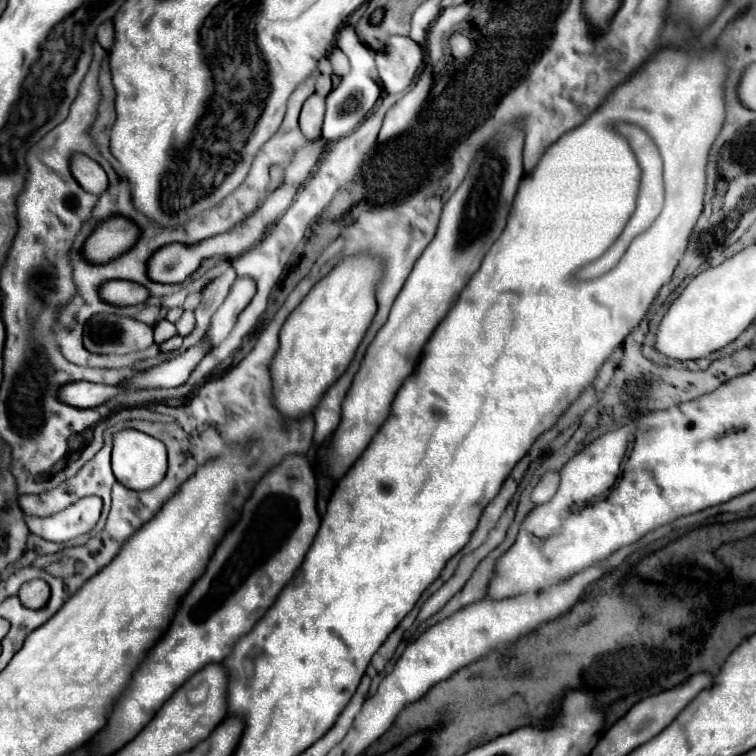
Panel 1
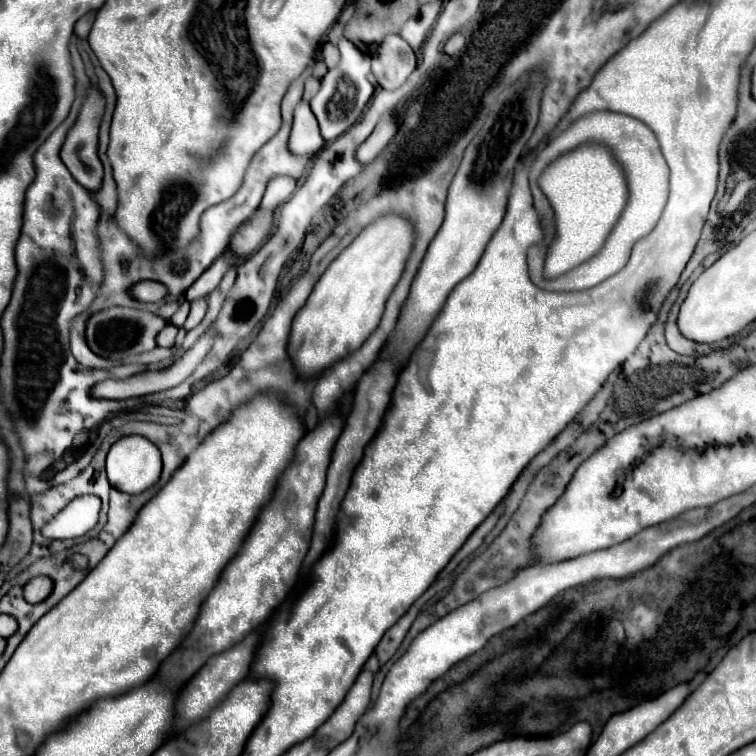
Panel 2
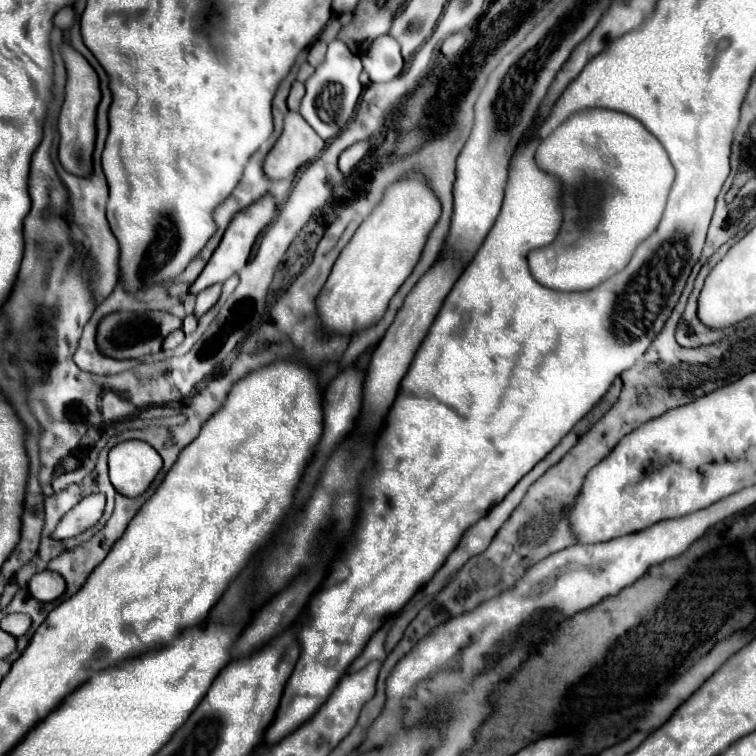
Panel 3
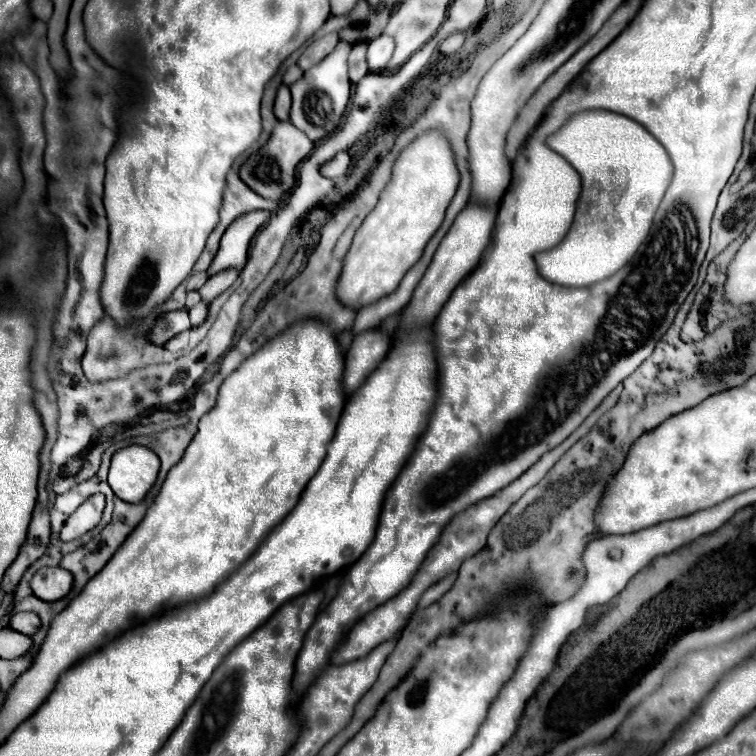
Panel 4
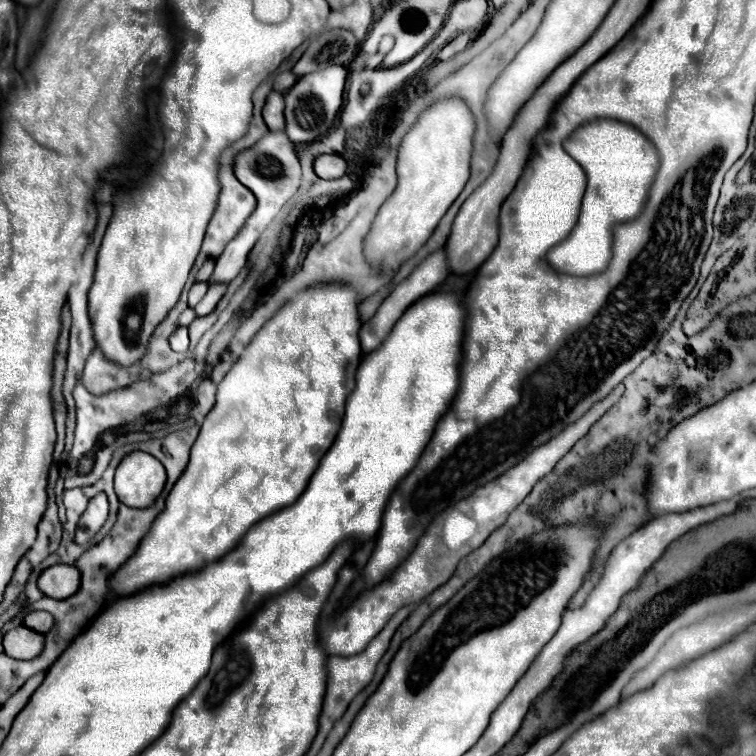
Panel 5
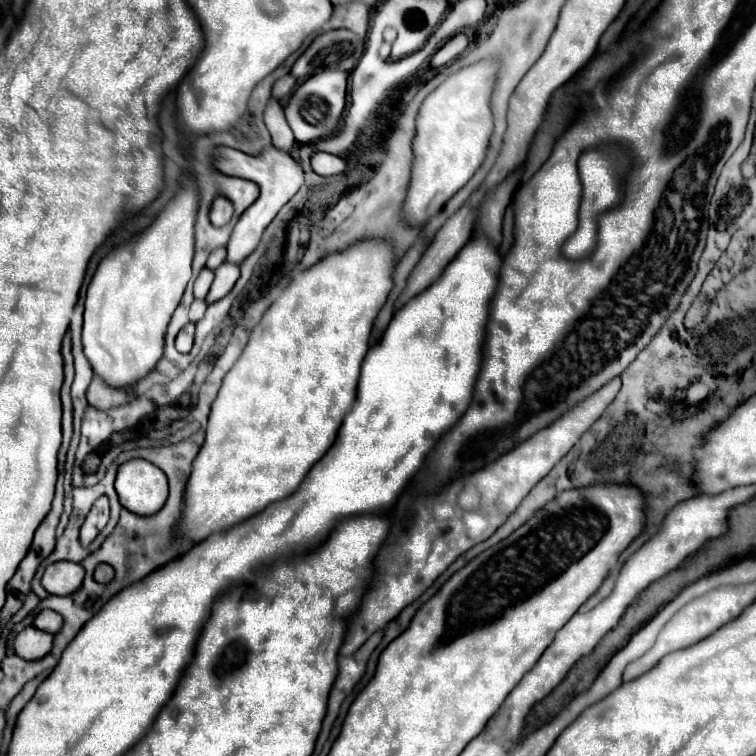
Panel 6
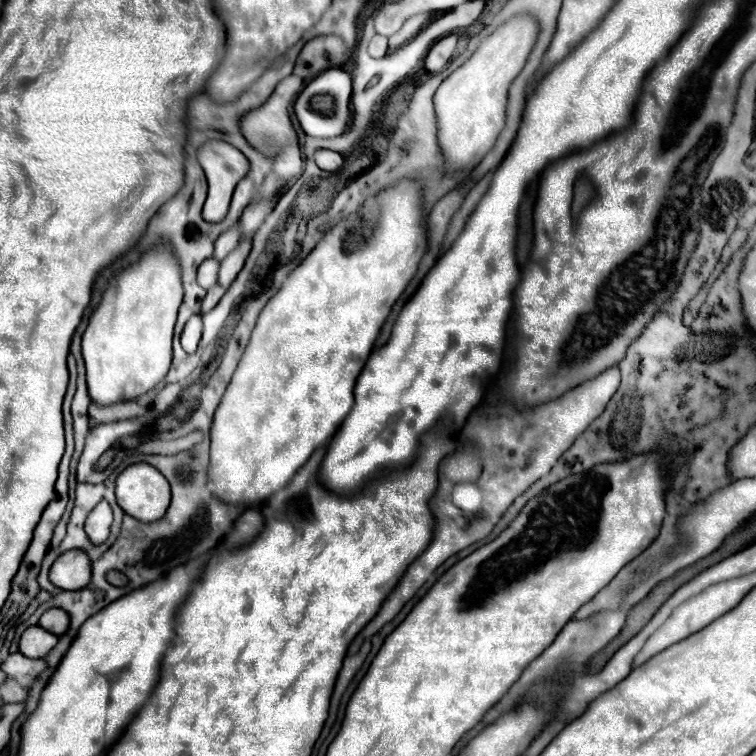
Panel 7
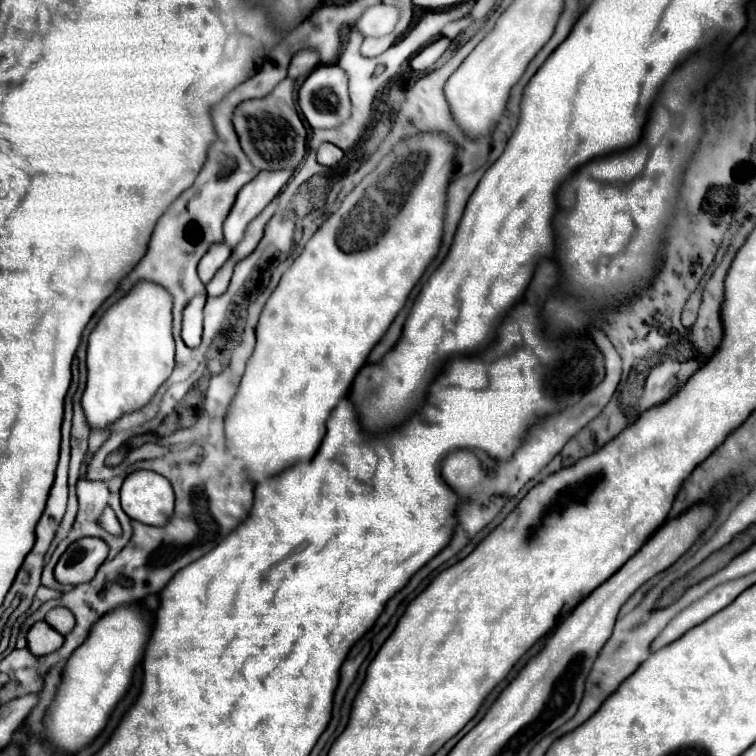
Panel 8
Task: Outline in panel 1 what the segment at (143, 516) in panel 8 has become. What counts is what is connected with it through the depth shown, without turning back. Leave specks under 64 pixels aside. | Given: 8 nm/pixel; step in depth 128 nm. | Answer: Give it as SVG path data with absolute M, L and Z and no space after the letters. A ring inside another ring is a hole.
M122 430L114 436L114 448L112 448L112 472L120 484L126 484L126 488L152 488L166 476L168 470L168 454L166 446L140 432L140 430Z

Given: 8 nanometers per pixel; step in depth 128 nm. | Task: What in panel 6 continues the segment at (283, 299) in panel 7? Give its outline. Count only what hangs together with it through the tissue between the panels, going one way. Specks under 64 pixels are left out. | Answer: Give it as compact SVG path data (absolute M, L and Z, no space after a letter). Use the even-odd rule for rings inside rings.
M362 238L340 252L324 256L298 274L264 312L242 356L222 380L222 388L208 416L206 442L192 464L182 532L196 540L196 544L214 532L228 530L262 512L268 504L290 496L312 464L334 444L342 416L354 404L360 364L368 352L372 324L394 286L396 266L398 256L388 240Z

